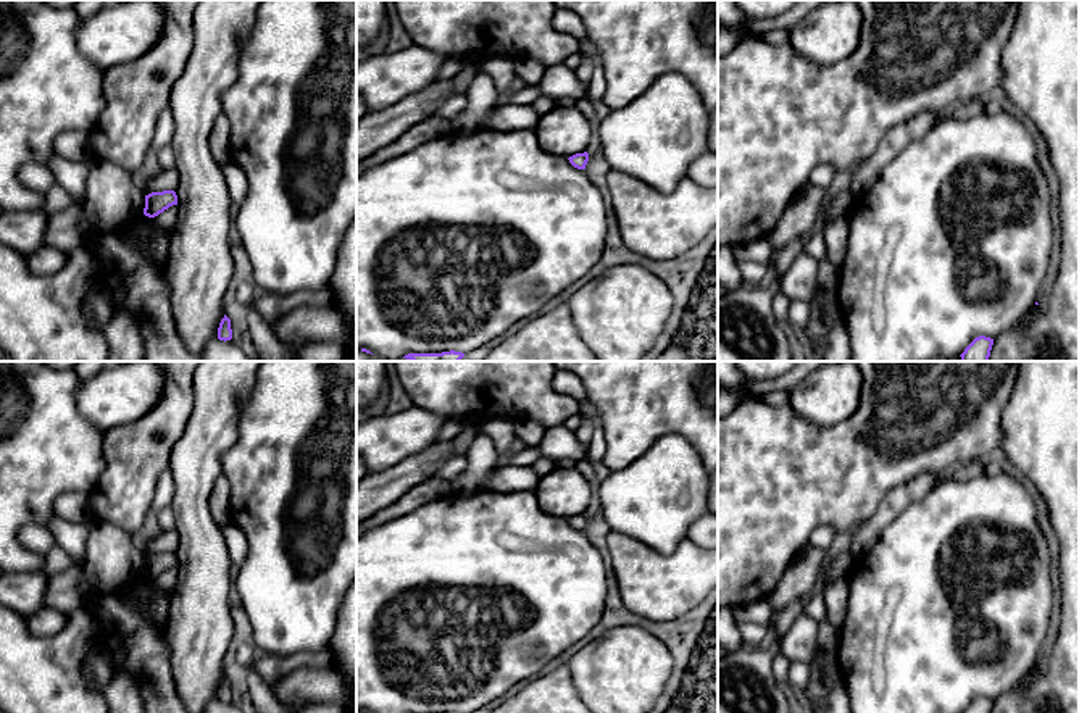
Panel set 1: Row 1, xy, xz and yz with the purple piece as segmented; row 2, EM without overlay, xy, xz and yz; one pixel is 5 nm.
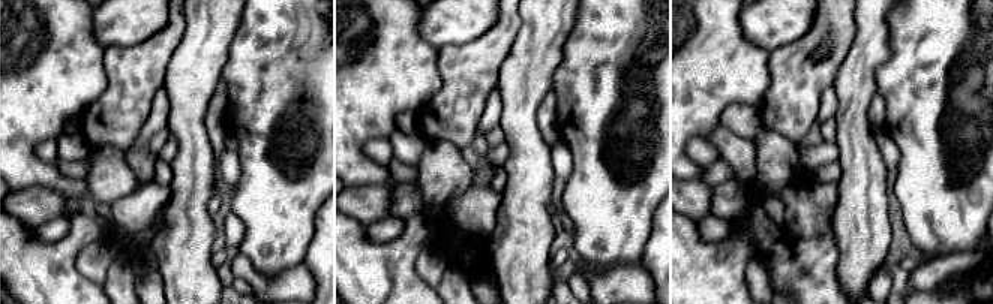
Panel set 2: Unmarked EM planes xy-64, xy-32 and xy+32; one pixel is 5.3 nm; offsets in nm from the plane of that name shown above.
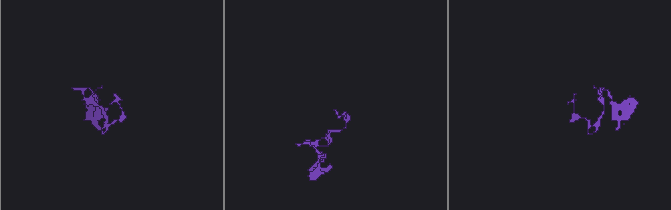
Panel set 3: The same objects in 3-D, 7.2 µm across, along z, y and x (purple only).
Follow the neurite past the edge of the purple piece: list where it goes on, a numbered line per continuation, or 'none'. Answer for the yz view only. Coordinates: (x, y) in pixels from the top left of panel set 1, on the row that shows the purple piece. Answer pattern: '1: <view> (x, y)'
none

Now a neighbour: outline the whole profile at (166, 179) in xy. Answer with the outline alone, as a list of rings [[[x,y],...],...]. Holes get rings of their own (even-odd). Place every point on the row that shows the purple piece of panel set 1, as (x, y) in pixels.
[[[174,168],[161,169],[153,179],[148,181],[145,195],[152,192],[176,190],[179,186],[179,174]]]

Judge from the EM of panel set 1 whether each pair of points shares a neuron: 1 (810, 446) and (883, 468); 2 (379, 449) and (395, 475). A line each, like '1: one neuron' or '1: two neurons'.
1: one neuron
2: two neurons

